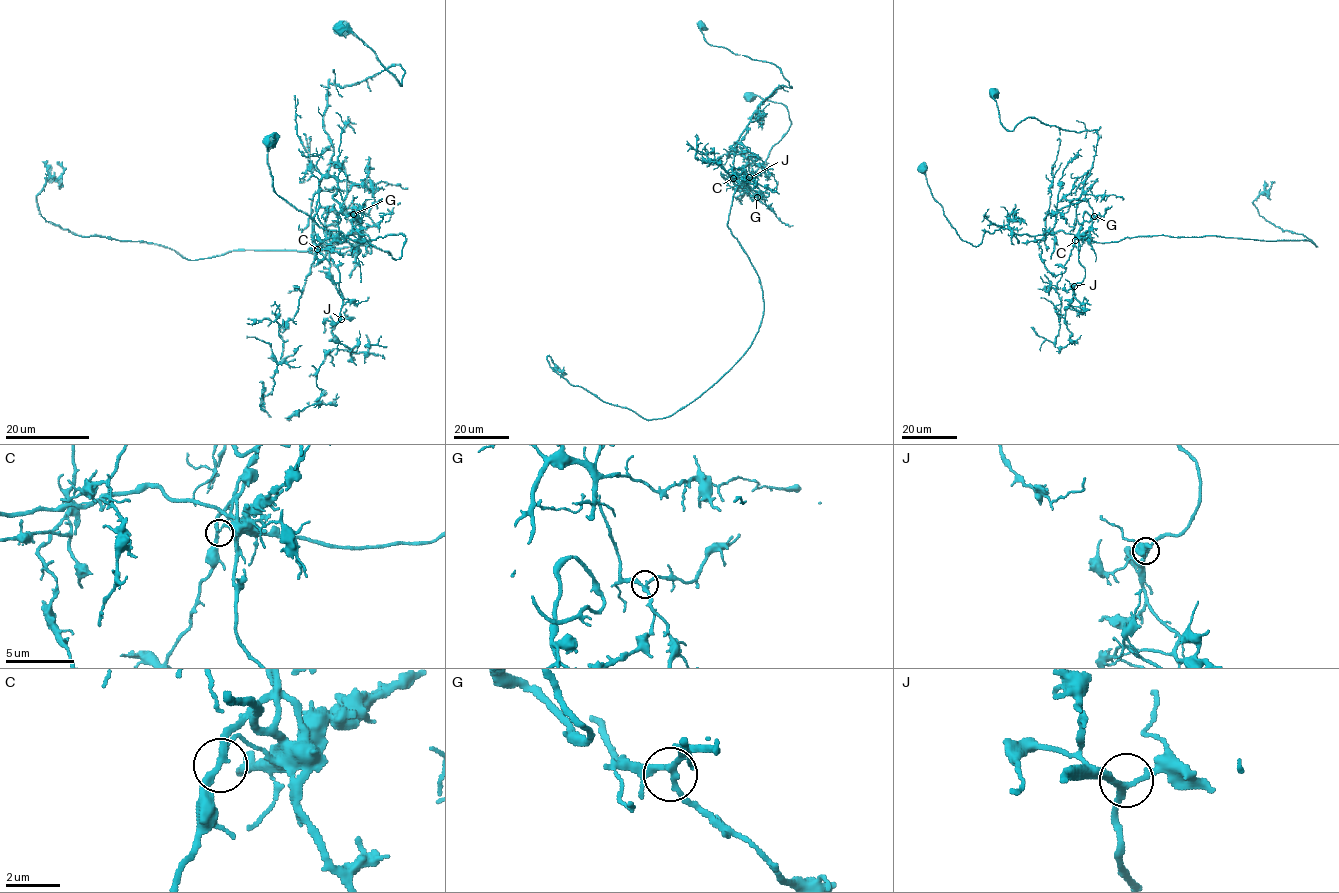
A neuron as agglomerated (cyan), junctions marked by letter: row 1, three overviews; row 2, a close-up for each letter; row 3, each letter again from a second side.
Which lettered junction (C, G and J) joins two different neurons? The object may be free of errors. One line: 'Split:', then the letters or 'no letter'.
Split: C

